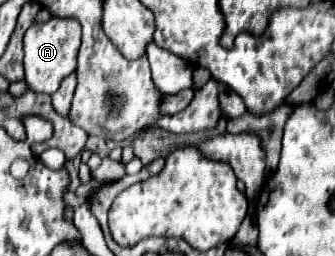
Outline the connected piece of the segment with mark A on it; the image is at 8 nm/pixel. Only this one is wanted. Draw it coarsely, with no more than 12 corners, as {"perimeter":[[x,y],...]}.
{"perimeter":[[51,17],[25,31],[25,81],[55,93],[75,71],[77,19]]}

